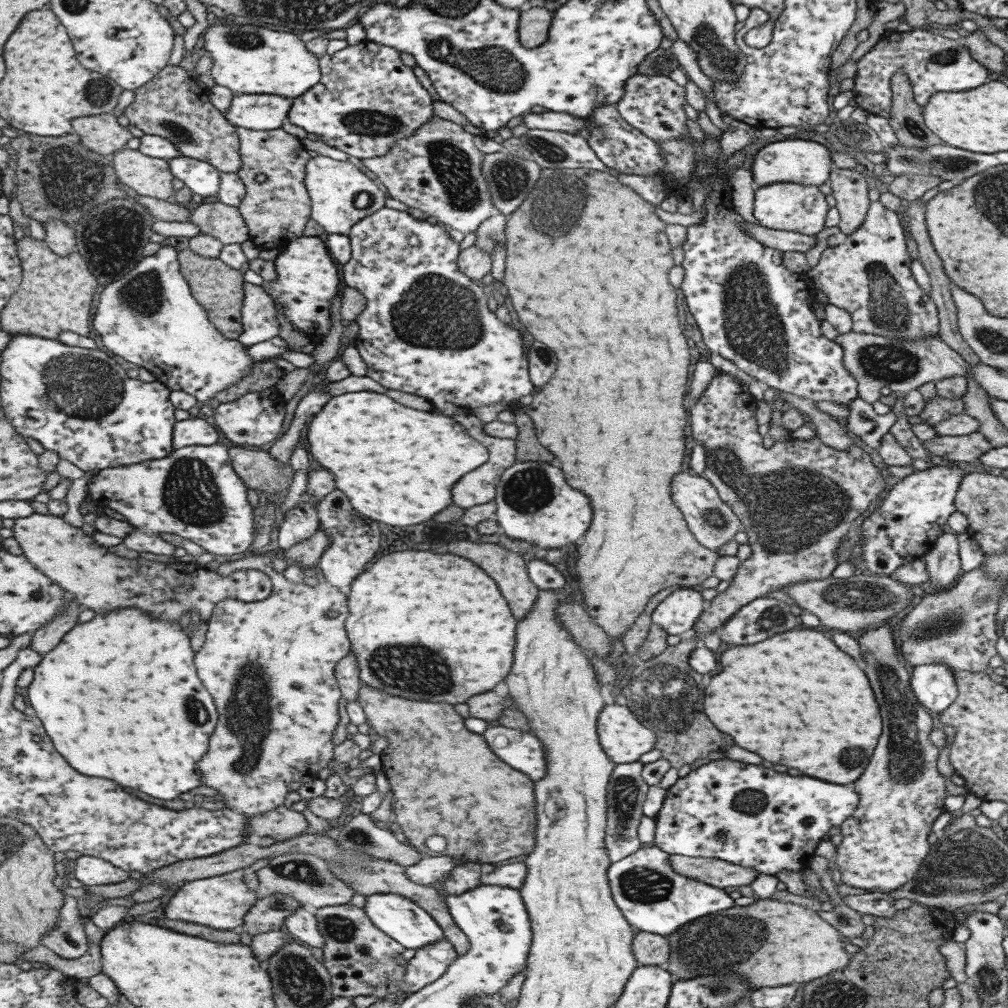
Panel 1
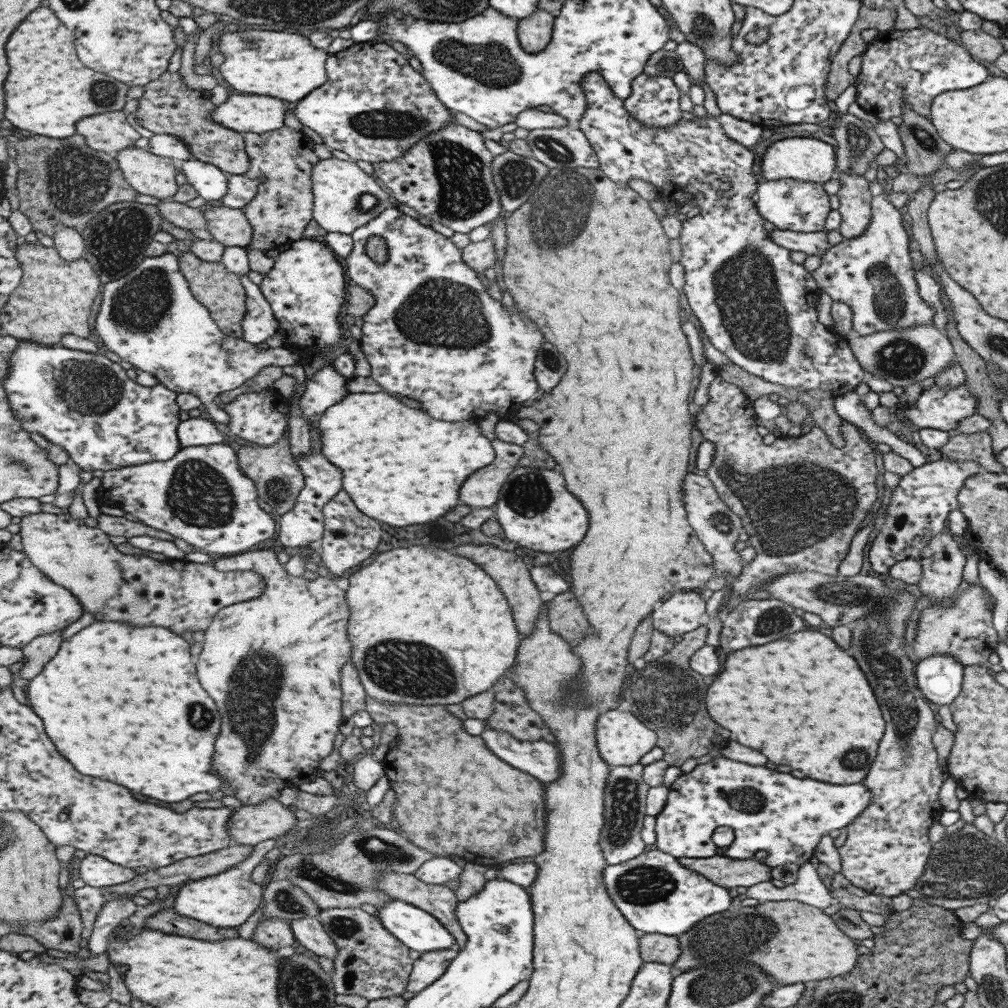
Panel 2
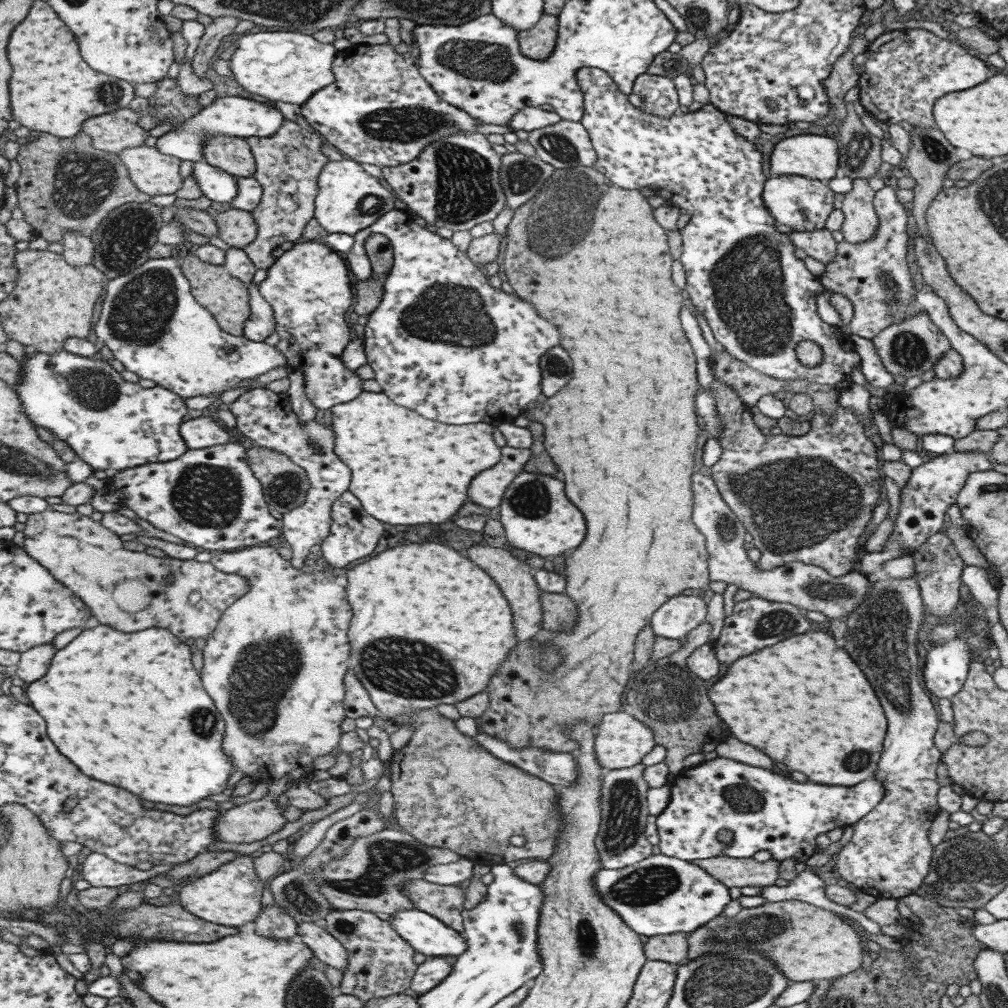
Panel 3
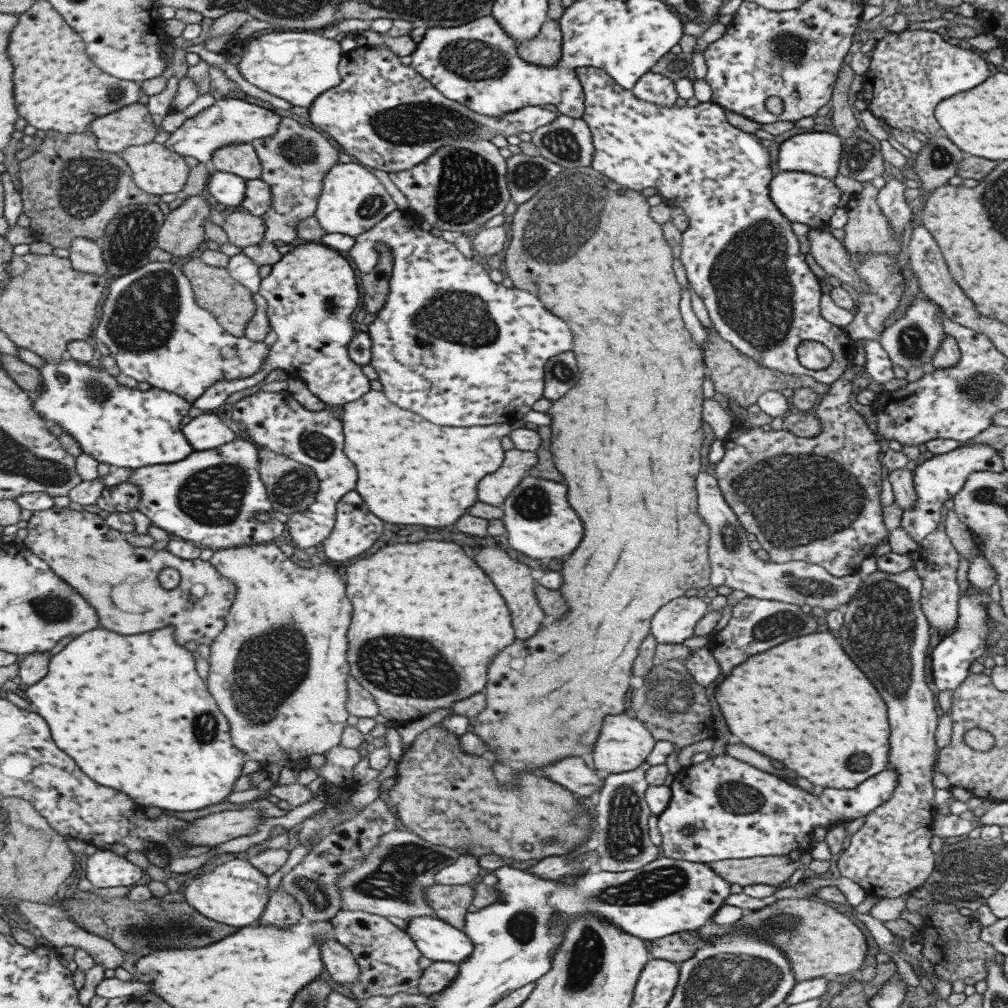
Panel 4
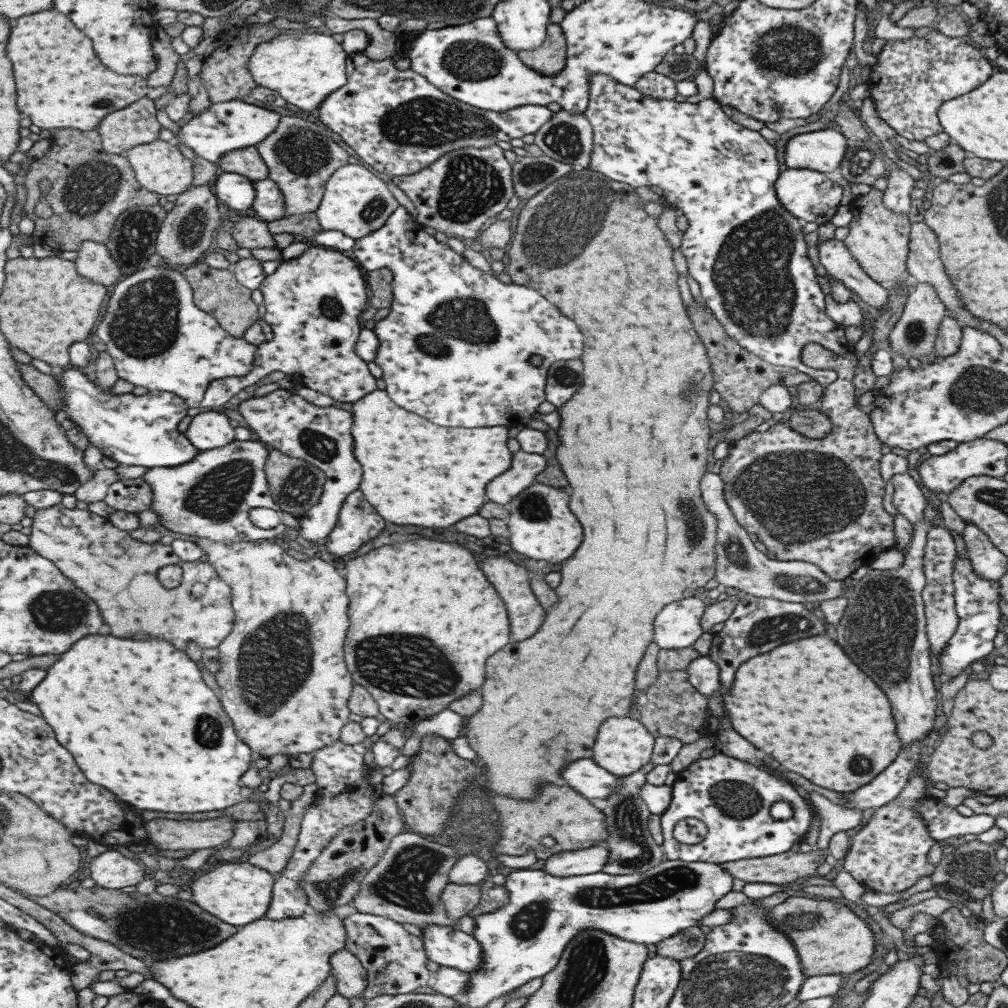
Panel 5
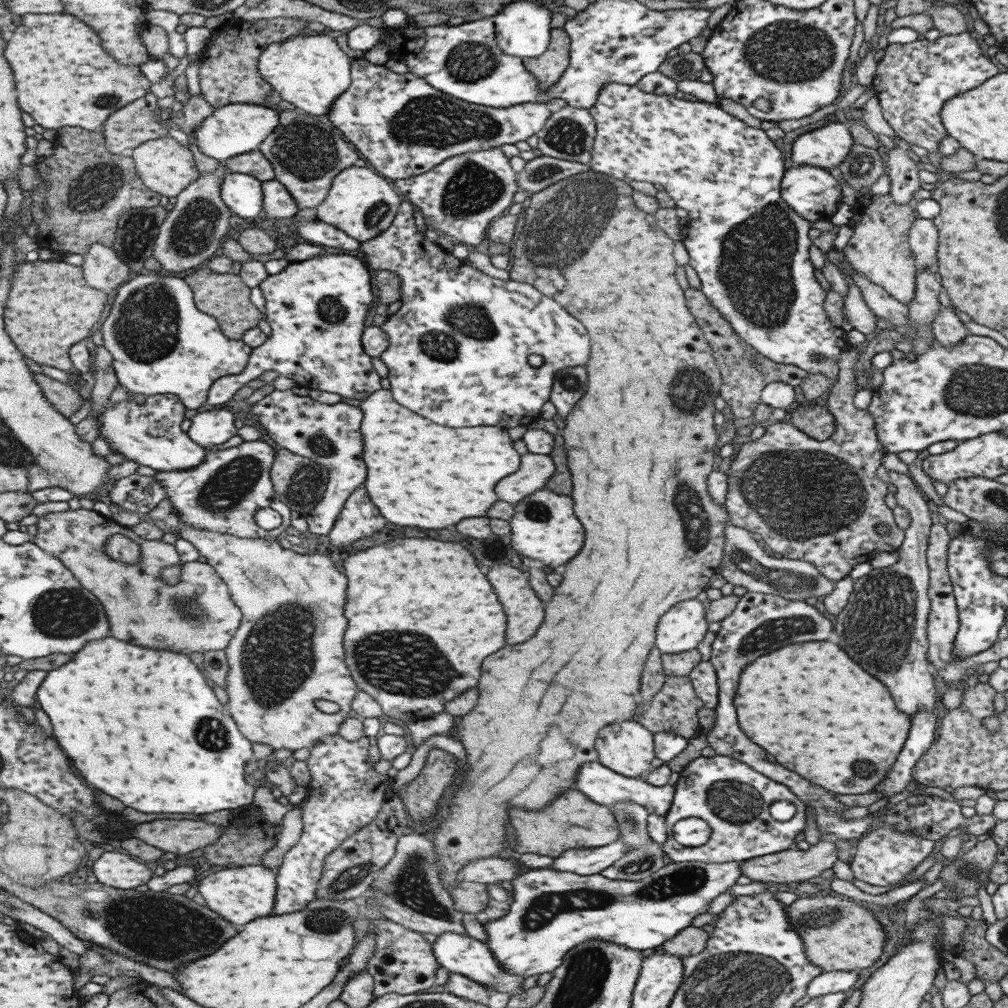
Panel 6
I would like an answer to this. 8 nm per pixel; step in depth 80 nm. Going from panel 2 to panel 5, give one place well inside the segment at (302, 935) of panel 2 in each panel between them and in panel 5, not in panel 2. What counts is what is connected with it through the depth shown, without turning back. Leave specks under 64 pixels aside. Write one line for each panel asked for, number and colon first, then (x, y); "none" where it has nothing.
3: (325, 949)
4: (339, 966)
5: (350, 978)

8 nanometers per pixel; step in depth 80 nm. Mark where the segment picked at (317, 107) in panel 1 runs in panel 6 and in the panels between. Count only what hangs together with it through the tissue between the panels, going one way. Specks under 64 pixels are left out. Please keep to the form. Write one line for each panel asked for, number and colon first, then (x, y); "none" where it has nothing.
2: (373, 105)
3: (378, 109)
4: (385, 115)
5: (394, 121)
6: (402, 126)

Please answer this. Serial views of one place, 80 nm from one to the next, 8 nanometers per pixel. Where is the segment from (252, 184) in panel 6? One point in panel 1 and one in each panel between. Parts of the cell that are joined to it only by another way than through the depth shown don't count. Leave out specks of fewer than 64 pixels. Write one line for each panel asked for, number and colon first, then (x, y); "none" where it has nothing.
1: (199, 177)
2: (209, 183)
3: (218, 186)
4: (223, 188)
5: (235, 192)

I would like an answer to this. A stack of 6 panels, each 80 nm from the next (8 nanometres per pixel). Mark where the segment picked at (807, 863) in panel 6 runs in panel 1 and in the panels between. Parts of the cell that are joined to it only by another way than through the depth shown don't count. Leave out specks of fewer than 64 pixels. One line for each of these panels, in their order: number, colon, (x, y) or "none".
1: (717, 873)
2: (726, 872)
3: (731, 872)
4: (772, 870)
5: (784, 868)

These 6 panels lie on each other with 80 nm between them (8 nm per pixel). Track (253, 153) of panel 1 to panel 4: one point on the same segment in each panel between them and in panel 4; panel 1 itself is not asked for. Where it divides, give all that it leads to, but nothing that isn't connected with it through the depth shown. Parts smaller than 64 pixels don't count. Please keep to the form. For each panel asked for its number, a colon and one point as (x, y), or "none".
2: (282, 207)
3: (287, 163)
4: (294, 159)

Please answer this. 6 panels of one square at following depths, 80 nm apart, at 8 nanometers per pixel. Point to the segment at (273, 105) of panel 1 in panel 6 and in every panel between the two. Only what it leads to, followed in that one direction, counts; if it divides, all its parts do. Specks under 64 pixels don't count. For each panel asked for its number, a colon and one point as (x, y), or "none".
2: (242, 113)
3: (234, 116)
4: (229, 120)
5: (227, 126)
6: (231, 129)

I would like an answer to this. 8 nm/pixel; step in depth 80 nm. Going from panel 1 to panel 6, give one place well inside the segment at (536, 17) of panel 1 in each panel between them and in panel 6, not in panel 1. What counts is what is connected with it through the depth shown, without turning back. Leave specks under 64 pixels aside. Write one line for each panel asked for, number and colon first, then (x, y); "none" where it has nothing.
2: (533, 32)
3: (537, 42)
4: (543, 49)
5: (549, 58)
6: (547, 67)

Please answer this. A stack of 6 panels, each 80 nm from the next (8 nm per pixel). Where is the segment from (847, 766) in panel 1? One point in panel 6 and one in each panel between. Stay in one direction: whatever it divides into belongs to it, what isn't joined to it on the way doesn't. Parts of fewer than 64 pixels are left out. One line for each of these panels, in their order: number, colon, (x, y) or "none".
2: (784, 698)
3: (788, 700)
4: (790, 702)
5: (806, 702)
6: (821, 716)

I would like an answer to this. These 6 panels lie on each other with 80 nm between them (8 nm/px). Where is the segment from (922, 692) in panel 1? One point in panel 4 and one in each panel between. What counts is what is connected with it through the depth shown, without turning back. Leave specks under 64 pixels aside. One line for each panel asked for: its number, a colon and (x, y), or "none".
2: (938, 677)
3: (946, 665)
4: (950, 659)

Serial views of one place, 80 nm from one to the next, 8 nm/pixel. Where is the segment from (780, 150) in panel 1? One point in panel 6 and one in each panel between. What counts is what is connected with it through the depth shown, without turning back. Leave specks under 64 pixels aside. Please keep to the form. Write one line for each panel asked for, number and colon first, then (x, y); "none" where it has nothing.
2: (807, 159)
3: (815, 157)
4: (818, 153)
5: (822, 150)
6: (824, 147)

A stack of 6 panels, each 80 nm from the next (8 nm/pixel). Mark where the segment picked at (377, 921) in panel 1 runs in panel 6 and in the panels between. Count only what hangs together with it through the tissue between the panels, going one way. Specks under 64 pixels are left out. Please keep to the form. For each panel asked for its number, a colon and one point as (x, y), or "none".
2: (417, 930)
3: (425, 934)
4: (436, 940)
5: (447, 946)
6: (463, 955)

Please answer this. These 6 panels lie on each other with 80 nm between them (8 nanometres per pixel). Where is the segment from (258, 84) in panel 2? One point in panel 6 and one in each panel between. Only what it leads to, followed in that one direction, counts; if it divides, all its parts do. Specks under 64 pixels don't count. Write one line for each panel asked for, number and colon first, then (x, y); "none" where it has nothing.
3: (289, 66)
4: (297, 65)
5: (304, 67)
6: (308, 70)

